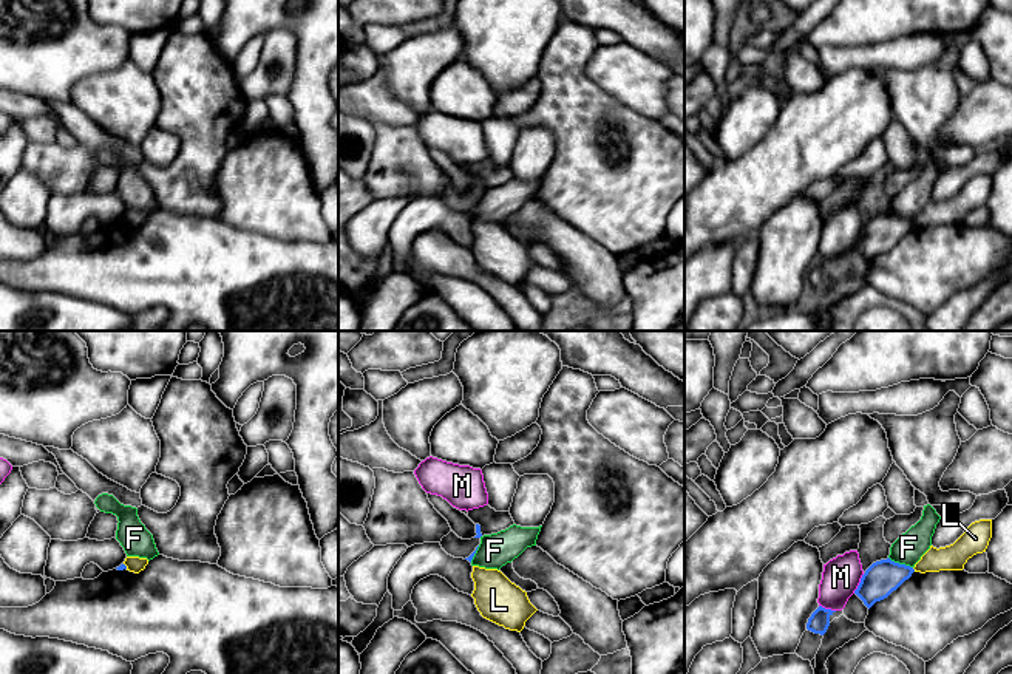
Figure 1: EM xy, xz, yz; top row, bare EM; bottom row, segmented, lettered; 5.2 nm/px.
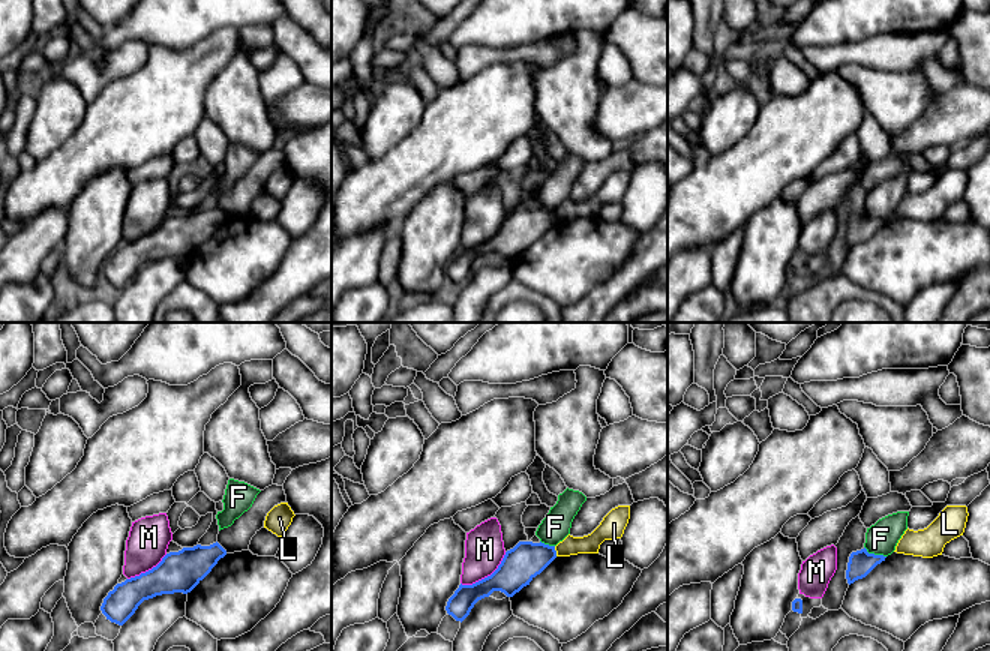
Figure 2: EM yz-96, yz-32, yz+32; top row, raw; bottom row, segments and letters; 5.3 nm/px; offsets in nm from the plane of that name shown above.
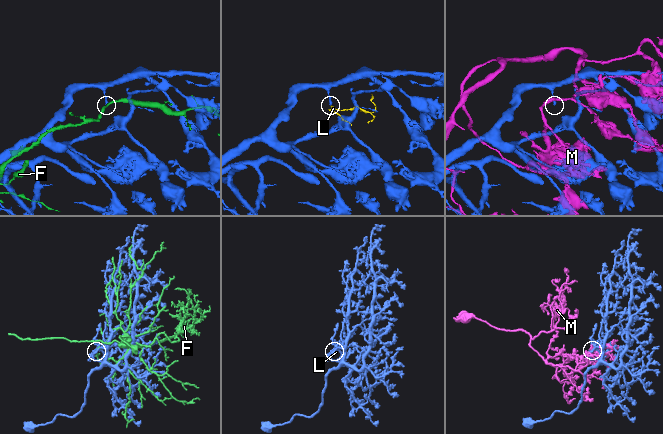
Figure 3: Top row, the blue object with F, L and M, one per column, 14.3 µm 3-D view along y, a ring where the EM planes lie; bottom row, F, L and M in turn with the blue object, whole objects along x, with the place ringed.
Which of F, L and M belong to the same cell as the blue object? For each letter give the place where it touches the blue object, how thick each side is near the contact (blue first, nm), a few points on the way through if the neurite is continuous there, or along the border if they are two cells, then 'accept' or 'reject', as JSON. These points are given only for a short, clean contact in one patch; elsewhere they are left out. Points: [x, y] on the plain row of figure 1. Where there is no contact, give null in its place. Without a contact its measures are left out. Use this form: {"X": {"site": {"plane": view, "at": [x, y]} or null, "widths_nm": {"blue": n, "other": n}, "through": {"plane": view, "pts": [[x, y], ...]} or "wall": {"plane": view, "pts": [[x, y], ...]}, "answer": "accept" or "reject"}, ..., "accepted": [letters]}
{"F": {"site": {"plane": "yz", "at": [901, 218]}, "widths_nm": {"blue": 180, "other": 160}, "wall": {"plane": "yz", "pts": [[889, 211], [912, 221]]}, "answer": "reject"}, "L": {"site": {"plane": "yz", "at": [913, 223]}, "widths_nm": {"blue": 180, "other": 140}, "wall": {"plane": "yz", "pts": [[912, 221], [915, 224]]}, "answer": "reject"}, "M": {"site": {"plane": "yz", "at": [859, 237]}, "widths_nm": {"blue": 180, "other": 200}, "wall": {"plane": "yz", "pts": [[864, 228], [853, 246]]}, "answer": "reject"}, "accepted": []}

